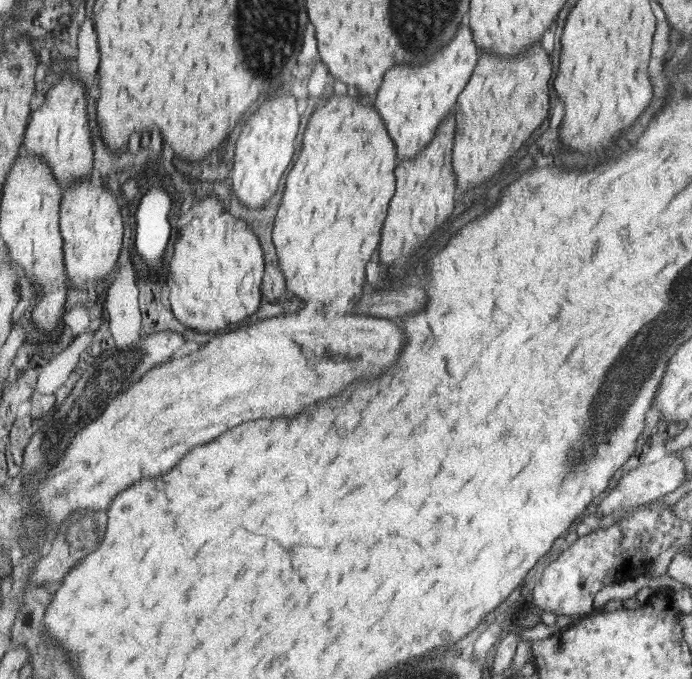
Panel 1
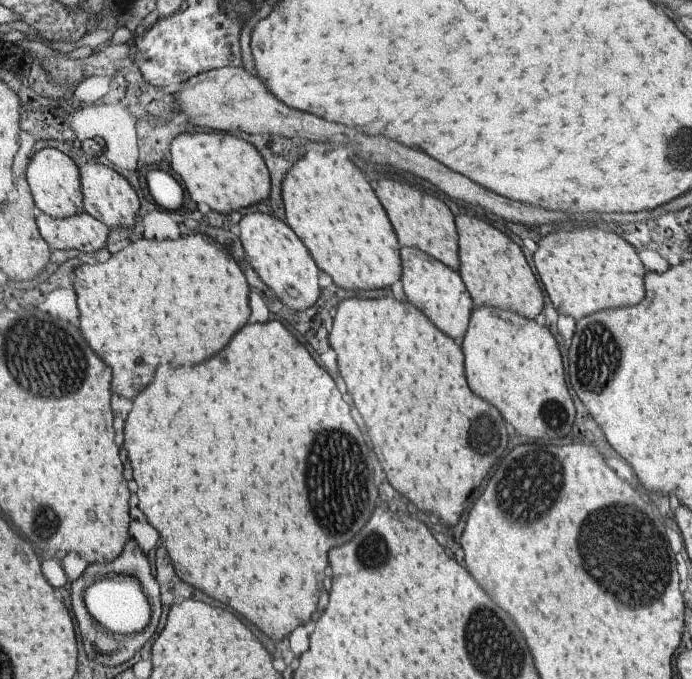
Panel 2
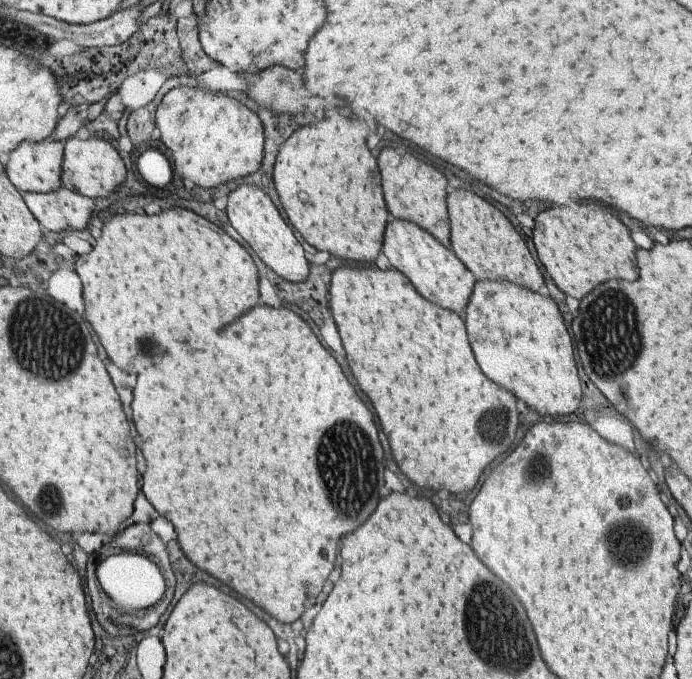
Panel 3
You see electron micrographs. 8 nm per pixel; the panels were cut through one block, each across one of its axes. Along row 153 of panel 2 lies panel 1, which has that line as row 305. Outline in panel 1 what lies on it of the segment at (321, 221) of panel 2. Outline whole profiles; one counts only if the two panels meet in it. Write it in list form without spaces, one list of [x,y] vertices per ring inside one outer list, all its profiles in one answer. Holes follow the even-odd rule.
[[[334,94],[330,96],[330,102],[324,100],[322,106],[318,106],[310,115],[308,125],[302,134],[302,148],[300,153],[296,153],[295,165],[288,171],[288,177],[285,178],[284,192],[282,202],[280,203],[276,218],[273,224],[272,240],[280,269],[284,273],[286,279],[286,289],[296,292],[300,299],[305,303],[305,311],[312,309],[312,302],[308,300],[316,300],[316,302],[324,302],[344,306],[354,298],[360,298],[364,294],[364,286],[368,286],[368,266],[372,266],[372,258],[376,258],[376,250],[380,250],[380,242],[383,241],[382,228],[384,228],[384,218],[386,218],[386,210],[388,210],[388,202],[395,197],[394,184],[397,178],[394,178],[394,168],[396,168],[396,148],[395,142],[388,136],[387,125],[383,121],[383,117],[379,112],[374,110],[374,104],[364,104],[360,100],[360,96],[346,96],[346,94]]]

